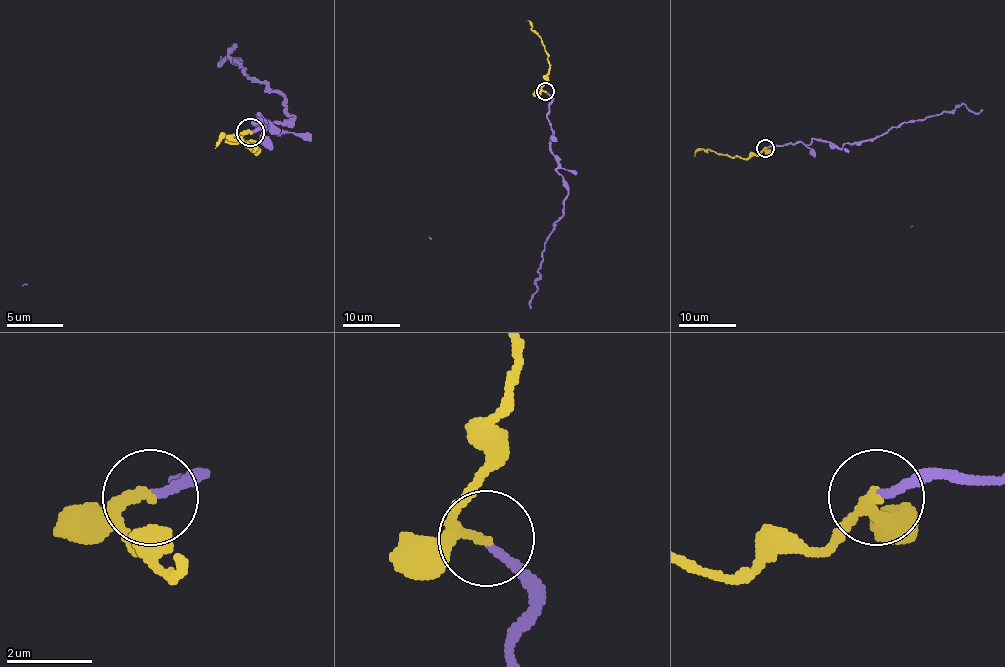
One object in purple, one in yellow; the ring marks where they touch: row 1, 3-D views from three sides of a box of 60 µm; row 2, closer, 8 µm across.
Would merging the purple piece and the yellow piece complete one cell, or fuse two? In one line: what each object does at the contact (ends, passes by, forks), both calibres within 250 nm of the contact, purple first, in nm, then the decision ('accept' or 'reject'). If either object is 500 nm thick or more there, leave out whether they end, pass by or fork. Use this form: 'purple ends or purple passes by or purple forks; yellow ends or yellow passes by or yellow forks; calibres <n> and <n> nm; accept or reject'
purple ends; yellow passes by; calibres 180 and 190 nm; accept

